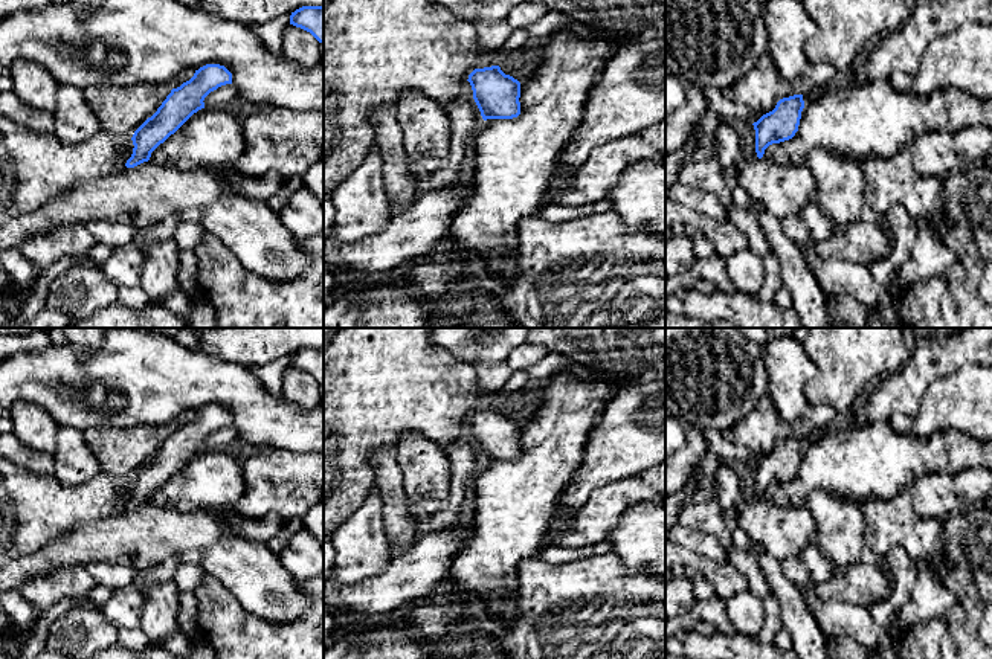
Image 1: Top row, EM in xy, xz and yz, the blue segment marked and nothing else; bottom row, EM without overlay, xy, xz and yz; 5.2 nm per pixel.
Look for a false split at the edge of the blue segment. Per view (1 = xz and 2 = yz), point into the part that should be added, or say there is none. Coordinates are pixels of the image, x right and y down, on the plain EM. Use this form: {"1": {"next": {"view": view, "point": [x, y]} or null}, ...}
{"1": {"next": null}, "2": {"next": null}}

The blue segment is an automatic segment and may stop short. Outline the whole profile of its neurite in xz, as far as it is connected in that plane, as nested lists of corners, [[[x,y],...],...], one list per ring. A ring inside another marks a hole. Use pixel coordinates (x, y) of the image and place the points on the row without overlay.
[[[499,407],[475,410],[467,421],[484,462],[513,461],[520,456],[520,424]]]

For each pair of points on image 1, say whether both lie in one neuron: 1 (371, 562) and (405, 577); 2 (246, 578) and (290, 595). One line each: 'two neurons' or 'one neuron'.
1: two neurons
2: one neuron

